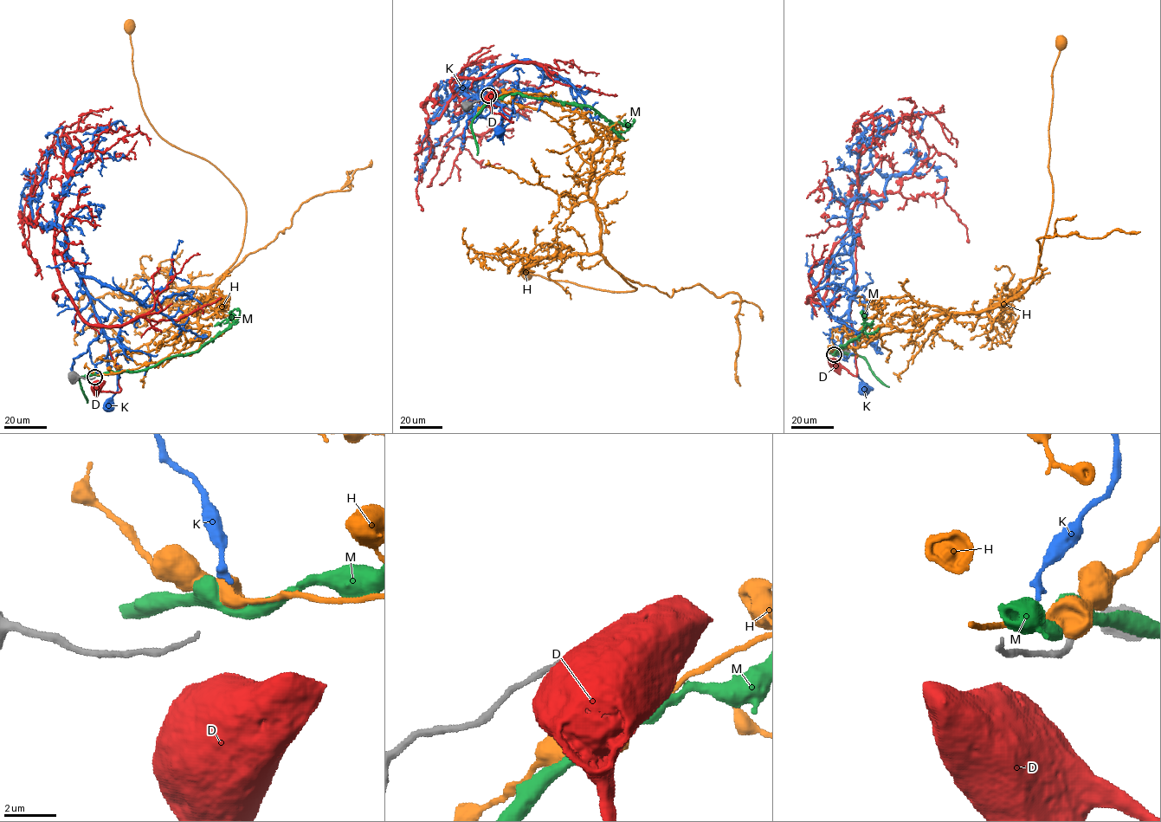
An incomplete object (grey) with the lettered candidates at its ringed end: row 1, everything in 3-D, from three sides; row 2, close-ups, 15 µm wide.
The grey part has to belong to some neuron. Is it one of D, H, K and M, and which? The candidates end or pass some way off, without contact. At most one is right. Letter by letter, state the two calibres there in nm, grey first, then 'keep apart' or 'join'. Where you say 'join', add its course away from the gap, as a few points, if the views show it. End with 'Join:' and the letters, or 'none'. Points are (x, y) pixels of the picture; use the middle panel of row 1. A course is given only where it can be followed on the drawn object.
D: calibres 130 and 700 nm; keep apart
H: calibres 130 and 480 nm; keep apart
K: calibres 130 and 280 nm; keep apart
M: calibres 130 and 440 nm; keep apart
Join: none

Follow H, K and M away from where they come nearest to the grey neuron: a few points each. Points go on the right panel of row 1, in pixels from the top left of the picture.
H: (837, 352), (829, 352), (917, 331), (941, 314), (983, 312), (1028, 287), (1053, 202), (1048, 132), (1061, 43)
K: (836, 351), (842, 339), (841, 318), (847, 313), (852, 326), (855, 367), (859, 378), (865, 383), (863, 388)
M: (838, 352), (830, 353), (835, 354), (841, 346), (855, 339), (872, 321), (870, 325), (863, 326)

